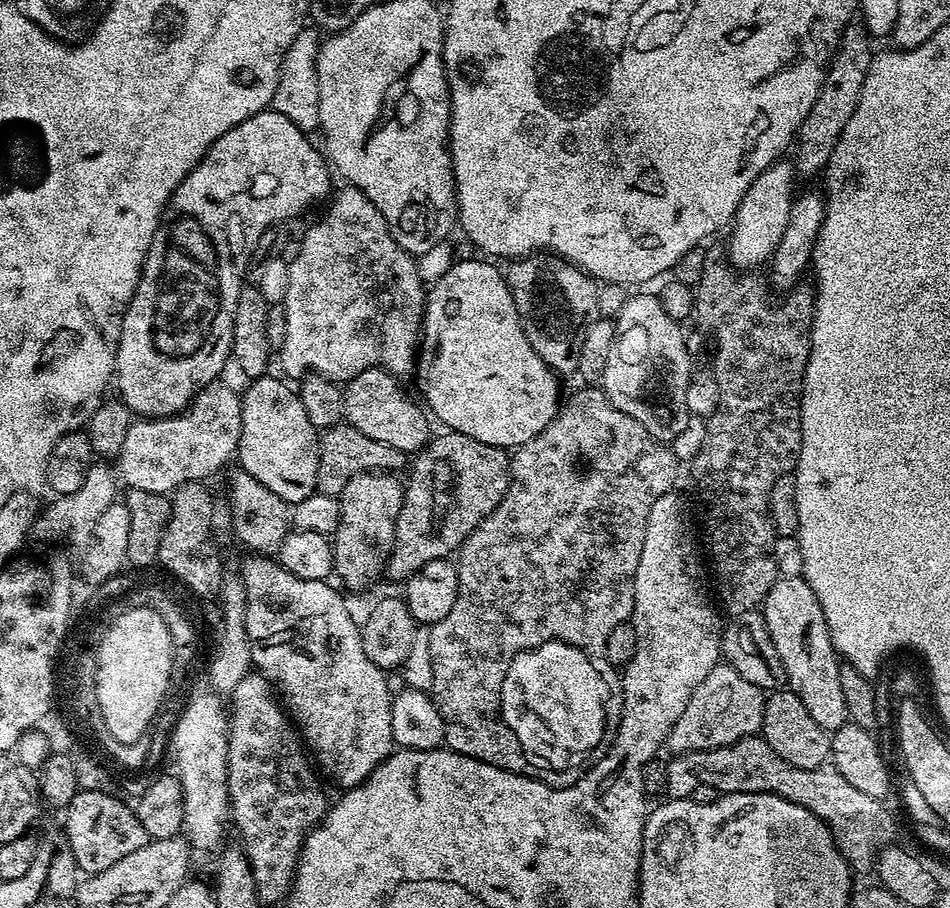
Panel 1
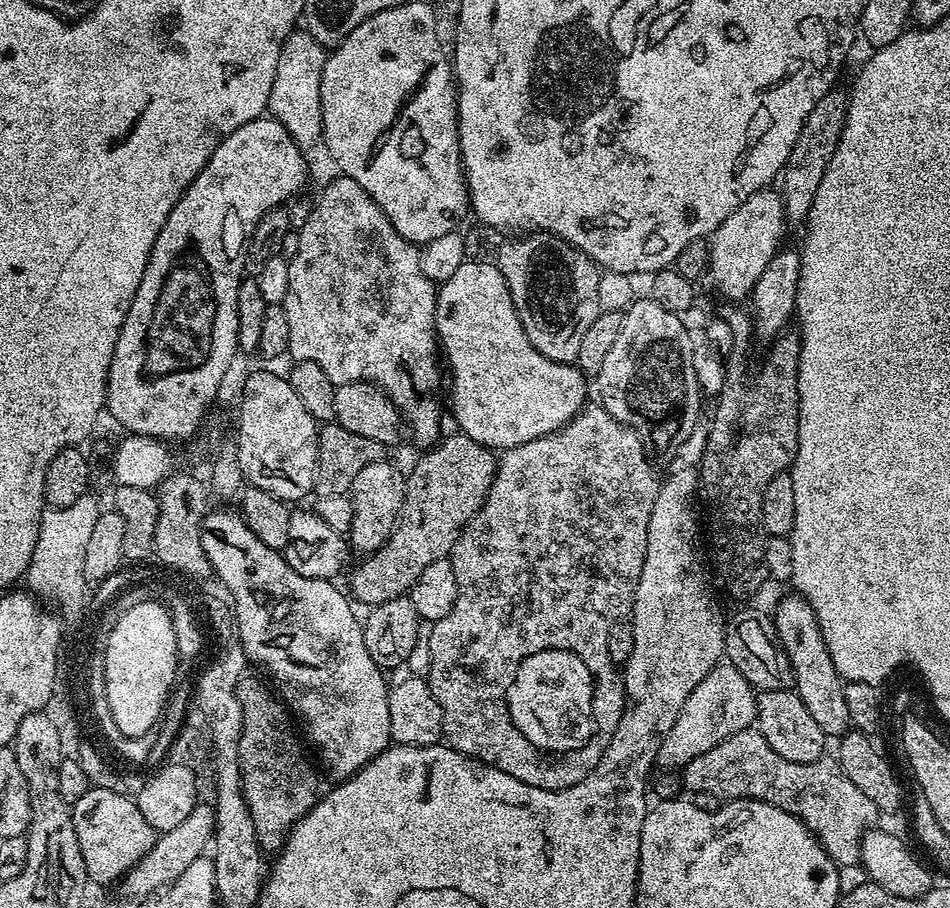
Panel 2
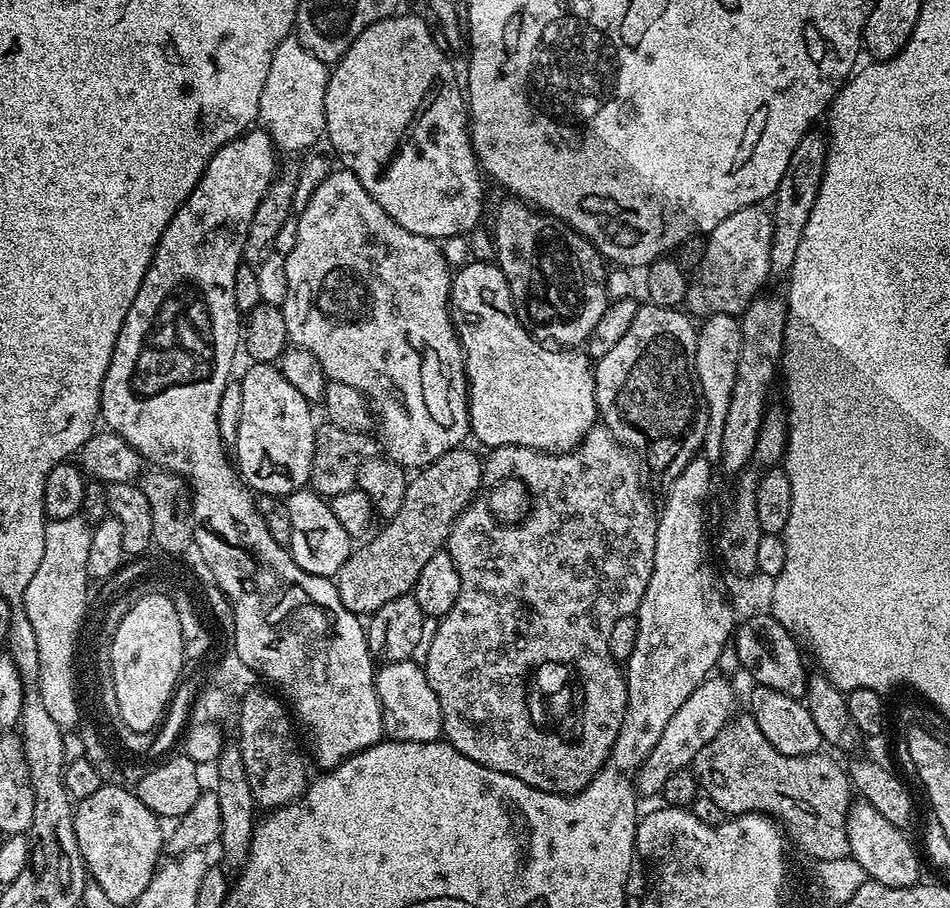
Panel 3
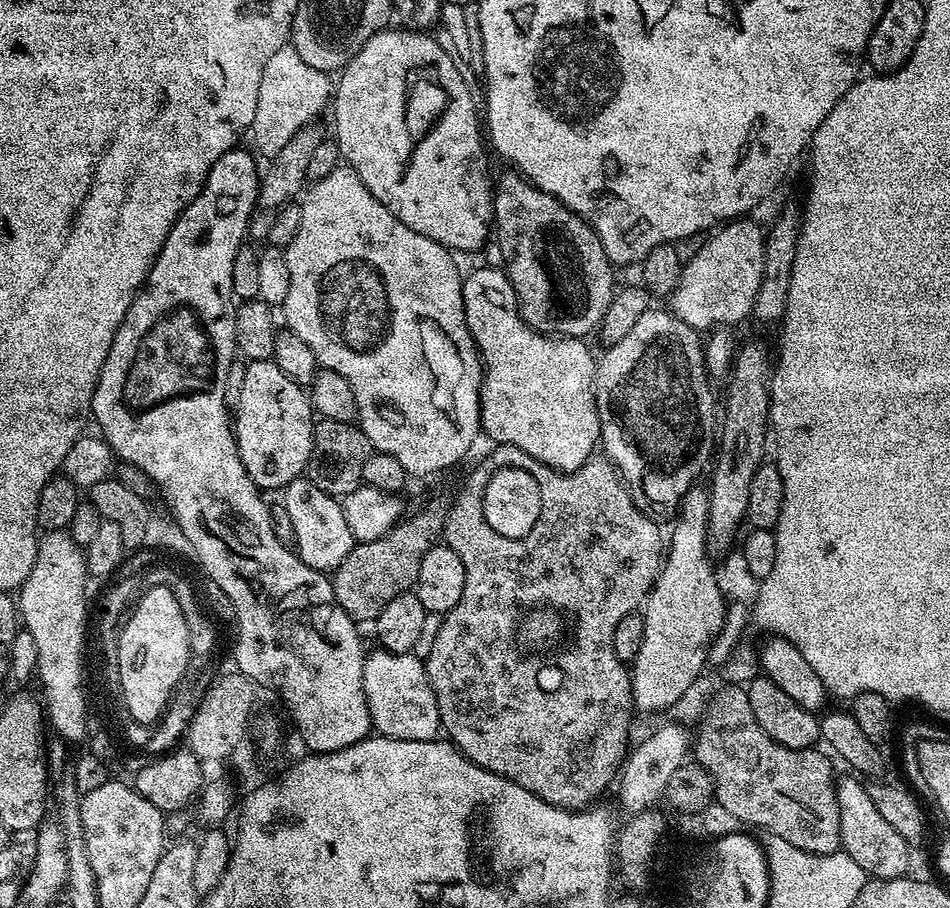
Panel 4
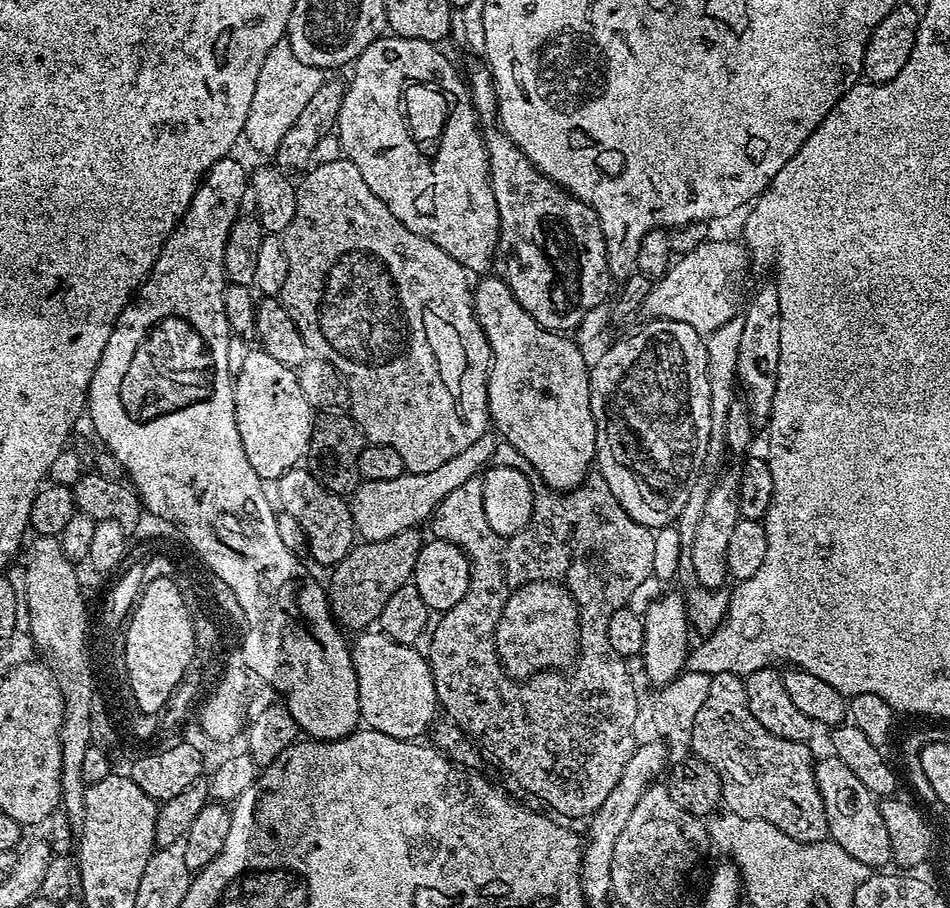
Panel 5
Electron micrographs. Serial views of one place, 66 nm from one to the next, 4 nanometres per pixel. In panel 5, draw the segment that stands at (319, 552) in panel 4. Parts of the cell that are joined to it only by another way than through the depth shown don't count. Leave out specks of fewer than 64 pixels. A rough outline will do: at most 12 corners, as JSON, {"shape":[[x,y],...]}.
{"shape":[[291,468],[275,499],[302,526],[307,551],[334,566],[357,535],[349,501],[315,472]]}

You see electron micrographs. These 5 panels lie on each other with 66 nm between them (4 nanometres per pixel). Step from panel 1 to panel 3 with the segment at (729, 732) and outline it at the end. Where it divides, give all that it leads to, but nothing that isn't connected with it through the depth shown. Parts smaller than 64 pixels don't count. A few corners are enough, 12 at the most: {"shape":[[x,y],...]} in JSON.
{"shape":[[702,681],[666,722],[636,775],[641,797],[666,778],[737,715],[726,681]]}

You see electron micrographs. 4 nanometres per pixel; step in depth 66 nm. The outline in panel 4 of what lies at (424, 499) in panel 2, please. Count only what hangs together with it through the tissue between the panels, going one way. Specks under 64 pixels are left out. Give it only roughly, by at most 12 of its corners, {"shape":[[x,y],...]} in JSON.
{"shape":[[432,500],[382,538],[353,543],[331,577],[336,604],[375,621],[415,589],[444,531]]}

